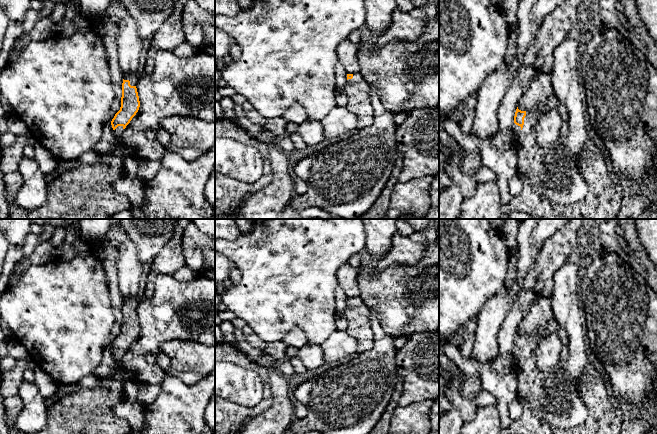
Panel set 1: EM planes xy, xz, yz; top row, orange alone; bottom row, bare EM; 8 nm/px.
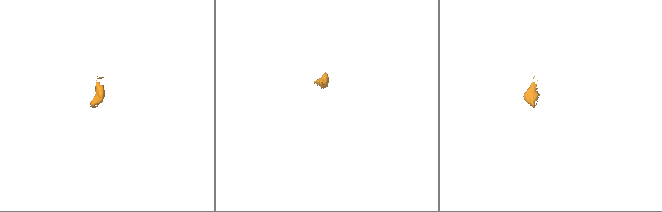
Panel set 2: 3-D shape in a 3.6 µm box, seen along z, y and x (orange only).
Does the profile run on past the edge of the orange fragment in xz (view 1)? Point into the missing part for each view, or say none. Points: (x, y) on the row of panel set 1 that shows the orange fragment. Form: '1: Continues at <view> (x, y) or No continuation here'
1: Continues at xz (357, 90)

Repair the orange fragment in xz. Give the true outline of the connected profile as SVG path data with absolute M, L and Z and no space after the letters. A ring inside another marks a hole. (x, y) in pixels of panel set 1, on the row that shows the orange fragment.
M360 73L347 74L344 86L347 95L345 108L357 118L357 130L370 126L374 121L374 111L370 101L370 86Z

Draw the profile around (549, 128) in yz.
M557 109L538 111L538 121L535 124L535 136L540 147L558 144L563 137L565 123Z

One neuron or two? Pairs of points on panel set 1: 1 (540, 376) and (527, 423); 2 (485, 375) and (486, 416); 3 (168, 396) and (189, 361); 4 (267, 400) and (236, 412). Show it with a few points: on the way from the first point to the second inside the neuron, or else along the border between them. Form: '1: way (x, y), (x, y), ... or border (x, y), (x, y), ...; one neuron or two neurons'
1: way (530, 388), (530, 411); one neuron
2: border (494, 405), (498, 411), (501, 423); two neurons
3: border (167, 373), (188, 385), (193, 385), (203, 378); two neurons
4: way (259, 408), (253, 412), (244, 412); one neuron

